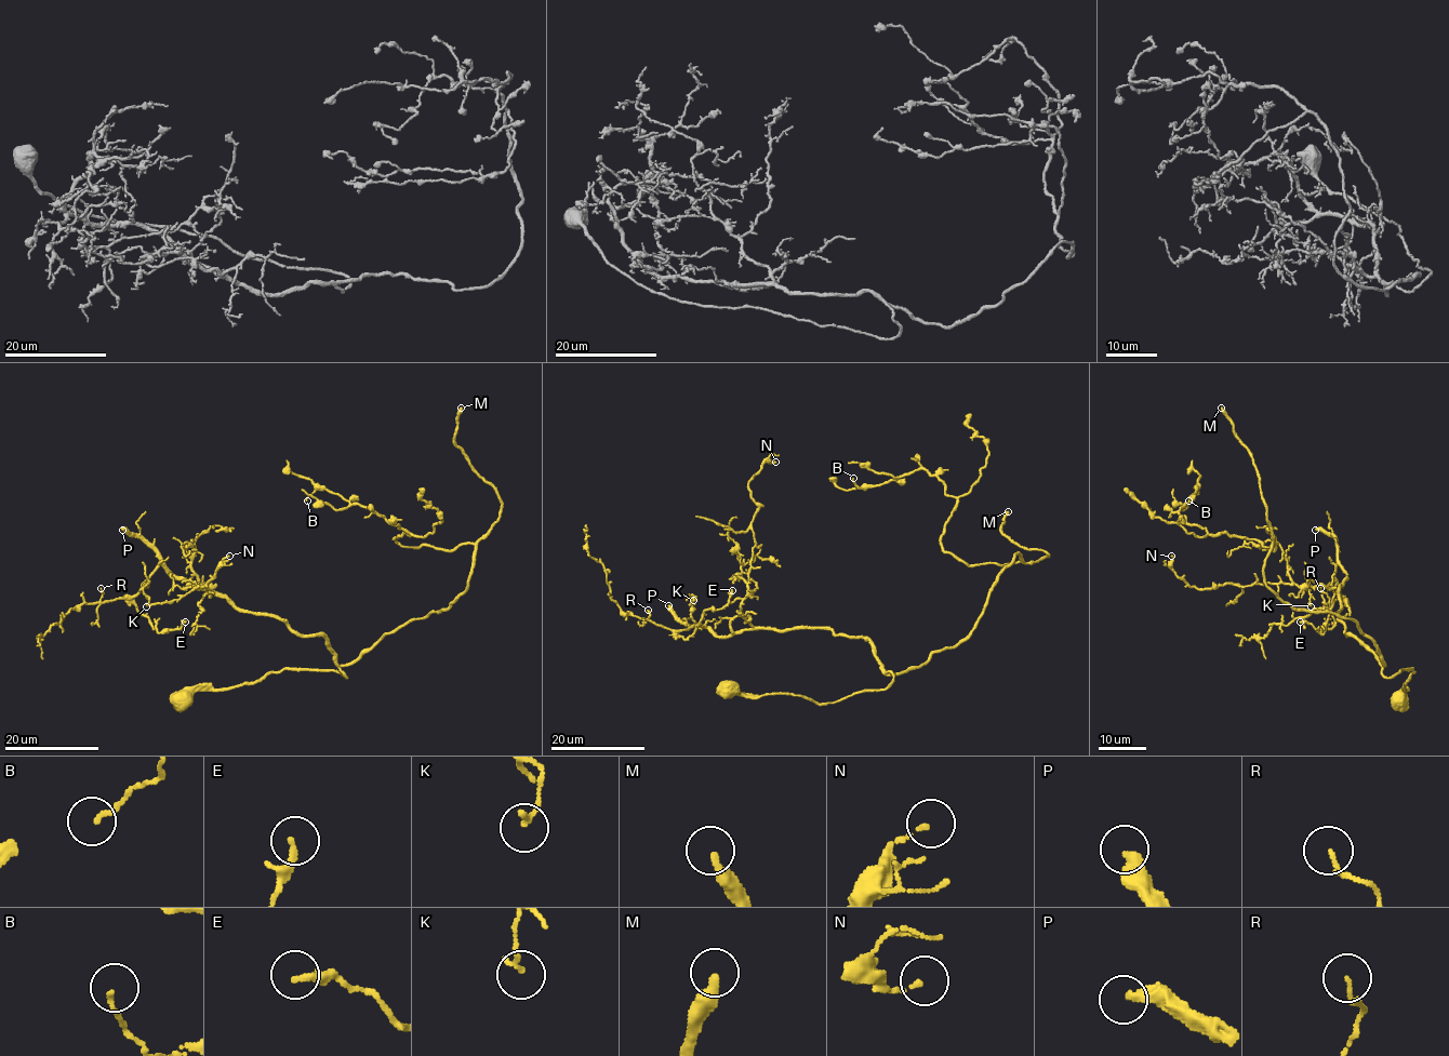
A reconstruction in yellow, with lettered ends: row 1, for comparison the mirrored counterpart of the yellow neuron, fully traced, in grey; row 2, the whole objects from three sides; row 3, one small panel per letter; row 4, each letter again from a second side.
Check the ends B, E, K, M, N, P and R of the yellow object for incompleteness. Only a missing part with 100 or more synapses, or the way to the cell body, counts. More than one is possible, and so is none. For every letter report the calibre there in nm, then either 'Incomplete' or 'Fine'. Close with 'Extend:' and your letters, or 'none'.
B: Thickness 140 nm. Fine
E: Thickness 150 nm. Fine
K: Thickness 160 nm. Fine
M: Thickness 320 nm. Incomplete
N: Thickness 120 nm. Fine
P: Thickness 400 nm. Incomplete
R: Thickness 120 nm. Fine
Extend: M, P

